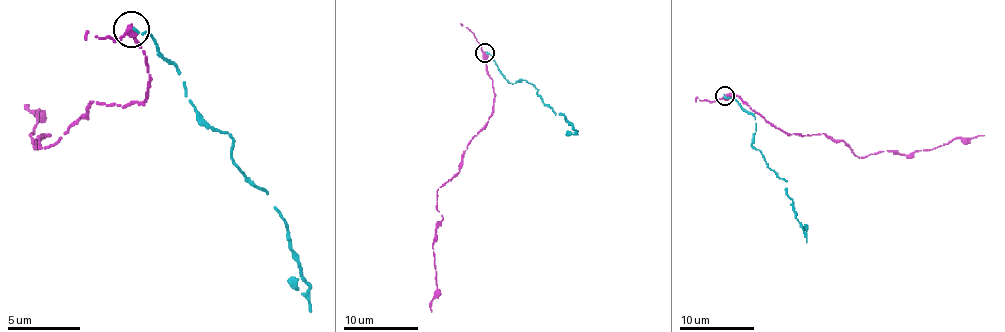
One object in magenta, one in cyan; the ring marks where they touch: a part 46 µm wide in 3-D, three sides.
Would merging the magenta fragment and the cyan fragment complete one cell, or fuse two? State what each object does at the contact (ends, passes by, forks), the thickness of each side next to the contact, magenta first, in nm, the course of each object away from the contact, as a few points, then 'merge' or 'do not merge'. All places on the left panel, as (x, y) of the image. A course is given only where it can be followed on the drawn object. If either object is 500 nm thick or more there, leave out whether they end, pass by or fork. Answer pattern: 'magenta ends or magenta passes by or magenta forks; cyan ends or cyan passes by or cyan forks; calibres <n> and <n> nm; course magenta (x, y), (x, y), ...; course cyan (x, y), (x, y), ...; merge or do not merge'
magenta passes by; cyan ends; calibres 400 and 180 nm; course magenta (130, 28), (145, 53), (138, 104), (94, 100), (40, 148), (51, 133), (29, 137), (40, 111), (29, 104); course cyan (134, 28), (148, 32), (177, 72), (185, 97), (232, 140), (232, 162), (268, 195), (290, 231), (312, 311); do not merge

